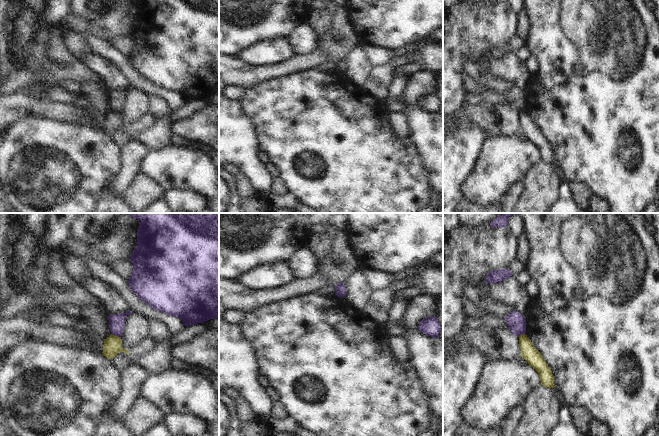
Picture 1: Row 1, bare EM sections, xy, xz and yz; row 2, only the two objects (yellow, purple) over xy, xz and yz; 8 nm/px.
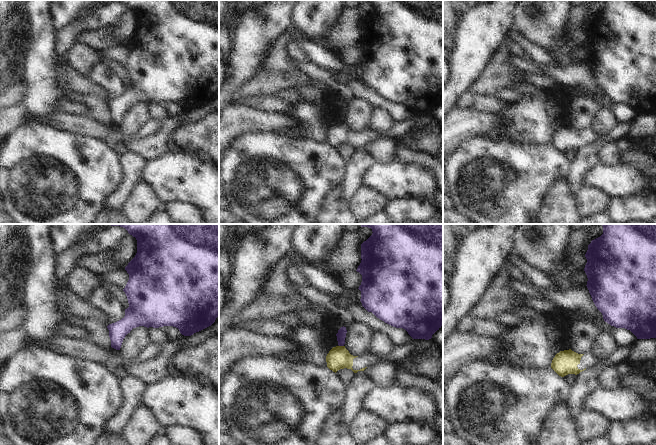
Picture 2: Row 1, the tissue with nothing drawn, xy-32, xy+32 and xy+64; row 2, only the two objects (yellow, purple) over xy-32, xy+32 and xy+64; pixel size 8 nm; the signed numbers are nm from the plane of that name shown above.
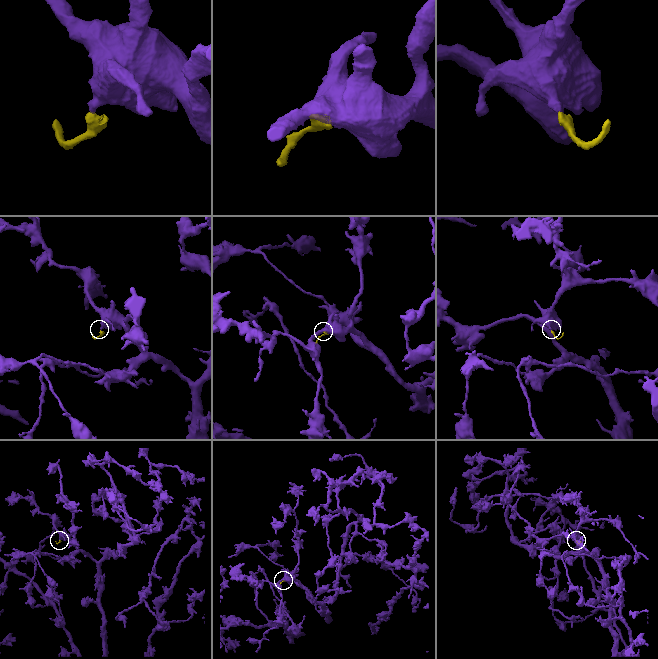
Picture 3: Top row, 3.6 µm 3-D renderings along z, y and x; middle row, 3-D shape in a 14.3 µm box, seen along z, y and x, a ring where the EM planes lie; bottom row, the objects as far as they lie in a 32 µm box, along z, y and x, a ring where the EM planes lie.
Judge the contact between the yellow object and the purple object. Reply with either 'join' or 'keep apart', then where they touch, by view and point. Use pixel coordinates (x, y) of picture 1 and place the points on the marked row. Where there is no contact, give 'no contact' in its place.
keep apart; contact xy (115, 335)

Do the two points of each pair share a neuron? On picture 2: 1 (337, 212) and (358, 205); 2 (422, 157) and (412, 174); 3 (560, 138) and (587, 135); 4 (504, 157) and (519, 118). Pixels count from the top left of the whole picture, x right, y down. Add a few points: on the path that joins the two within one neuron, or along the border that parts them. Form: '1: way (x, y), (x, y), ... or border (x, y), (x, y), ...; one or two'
1: border (348, 201), (352, 213); two
2: border (395, 158), (406, 163), (416, 163), (432, 172); two
3: way (567, 138), (580, 138); one
4: border (487, 134), (518, 143), (533, 144); two

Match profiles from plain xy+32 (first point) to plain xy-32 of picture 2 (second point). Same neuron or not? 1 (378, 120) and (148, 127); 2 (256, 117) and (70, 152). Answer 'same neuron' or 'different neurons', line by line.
1: different neurons
2: different neurons

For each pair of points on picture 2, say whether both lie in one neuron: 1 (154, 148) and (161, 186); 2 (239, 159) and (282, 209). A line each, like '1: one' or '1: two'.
1: two
2: one

